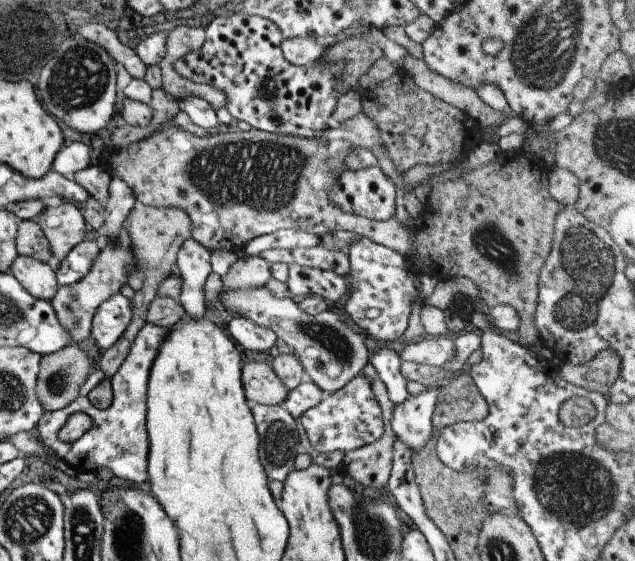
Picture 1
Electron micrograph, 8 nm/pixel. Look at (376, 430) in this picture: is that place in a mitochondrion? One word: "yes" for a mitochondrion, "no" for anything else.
no

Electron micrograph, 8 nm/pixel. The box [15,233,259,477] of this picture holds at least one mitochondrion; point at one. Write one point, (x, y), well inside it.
(58, 383)

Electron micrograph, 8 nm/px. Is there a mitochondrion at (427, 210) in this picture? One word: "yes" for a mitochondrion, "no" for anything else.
no

